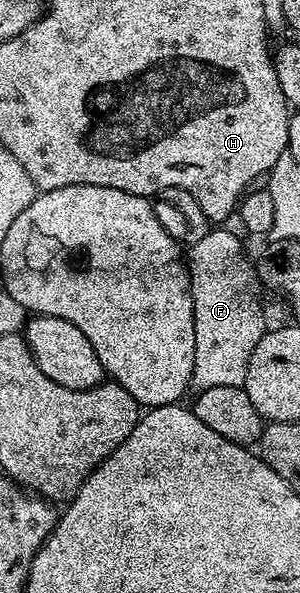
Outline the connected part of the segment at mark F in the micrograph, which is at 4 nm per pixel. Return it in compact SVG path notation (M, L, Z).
M225 227L212 228L201 242L190 248L189 288L194 307L194 371L191 389L241 387L249 356L263 337L265 324L246 303L241 291L247 281L247 255L242 241Z

